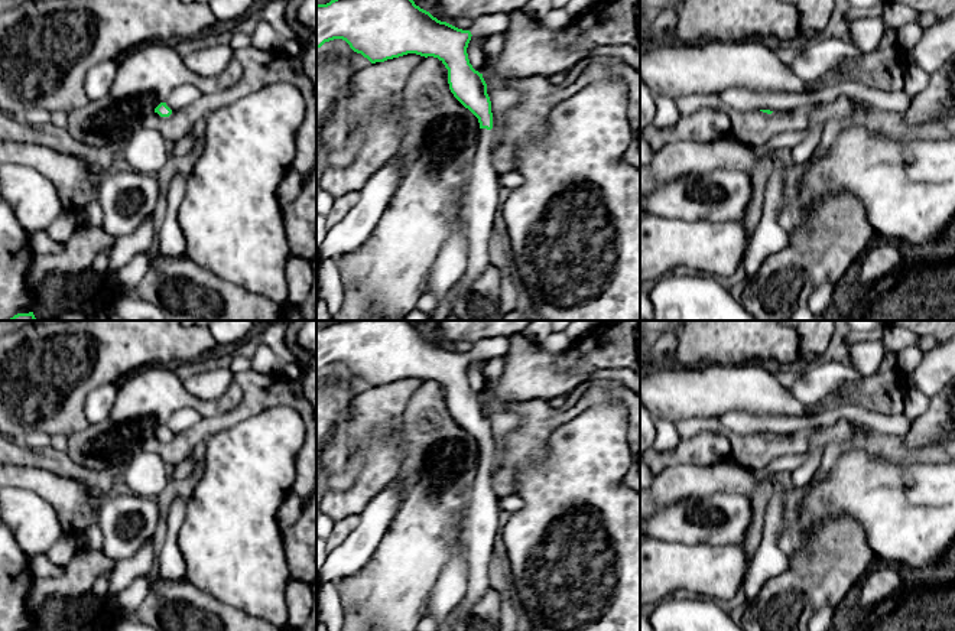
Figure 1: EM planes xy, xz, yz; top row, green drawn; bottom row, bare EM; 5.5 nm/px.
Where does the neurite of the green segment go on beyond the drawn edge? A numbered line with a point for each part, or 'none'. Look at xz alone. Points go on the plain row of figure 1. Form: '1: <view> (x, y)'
none

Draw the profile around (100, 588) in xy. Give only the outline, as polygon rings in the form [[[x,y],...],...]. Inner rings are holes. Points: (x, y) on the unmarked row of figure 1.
[[[103,573],[101,576],[98,576],[90,592],[98,599],[105,599],[108,592],[110,578],[111,573]]]

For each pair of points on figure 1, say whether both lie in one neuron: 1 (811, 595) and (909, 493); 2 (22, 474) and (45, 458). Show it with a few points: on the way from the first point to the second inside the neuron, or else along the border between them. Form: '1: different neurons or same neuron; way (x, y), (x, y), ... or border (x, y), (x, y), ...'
1: different neurons; border (841, 514), (863, 529), (876, 556)
2: different neurons; border (15, 465), (45, 468), (59, 475)

